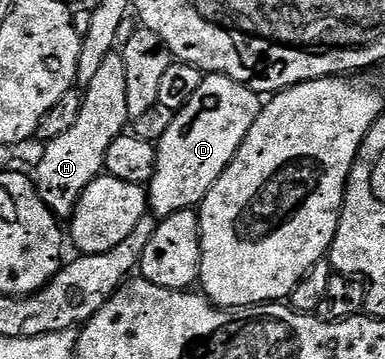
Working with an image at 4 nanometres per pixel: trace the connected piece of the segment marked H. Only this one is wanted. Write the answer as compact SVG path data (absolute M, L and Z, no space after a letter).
M114 50L103 58L95 78L84 89L79 110L79 122L67 130L67 134L59 134L59 138L48 141L44 145L45 153L37 164L35 183L41 201L53 211L58 218L72 217L75 206L96 176L102 175L107 146L115 142L126 131L130 123L127 114L127 69L123 66L120 51Z

